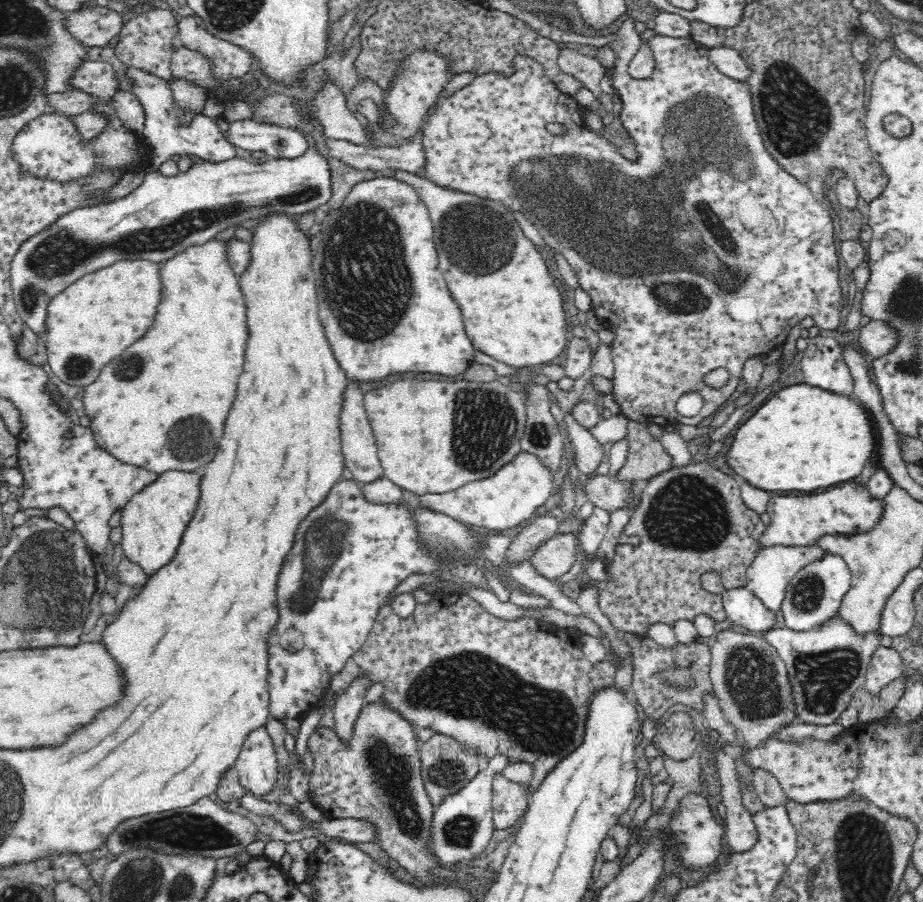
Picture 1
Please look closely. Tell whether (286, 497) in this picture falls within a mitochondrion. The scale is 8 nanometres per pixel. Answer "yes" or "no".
no

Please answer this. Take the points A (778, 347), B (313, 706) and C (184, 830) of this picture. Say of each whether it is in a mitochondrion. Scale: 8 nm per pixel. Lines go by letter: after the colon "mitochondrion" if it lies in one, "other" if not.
A: other
B: other
C: mitochondrion

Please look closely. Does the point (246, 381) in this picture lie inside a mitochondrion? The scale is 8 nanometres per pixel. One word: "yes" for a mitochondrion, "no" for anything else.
no

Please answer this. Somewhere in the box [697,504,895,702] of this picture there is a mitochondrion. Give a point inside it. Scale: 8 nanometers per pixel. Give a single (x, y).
(809, 593)

